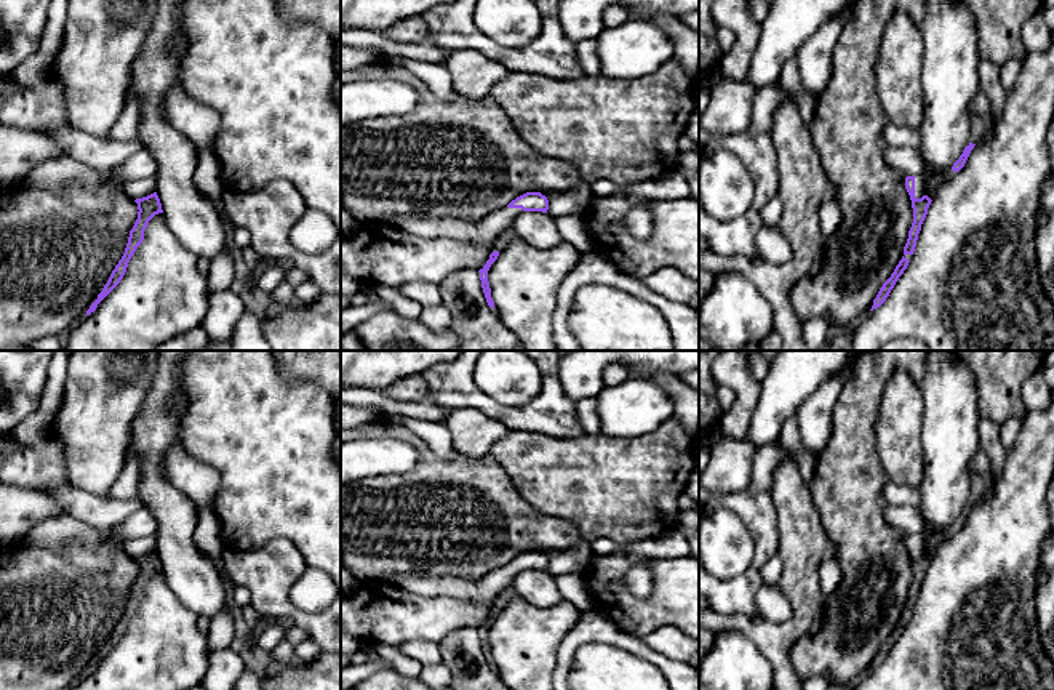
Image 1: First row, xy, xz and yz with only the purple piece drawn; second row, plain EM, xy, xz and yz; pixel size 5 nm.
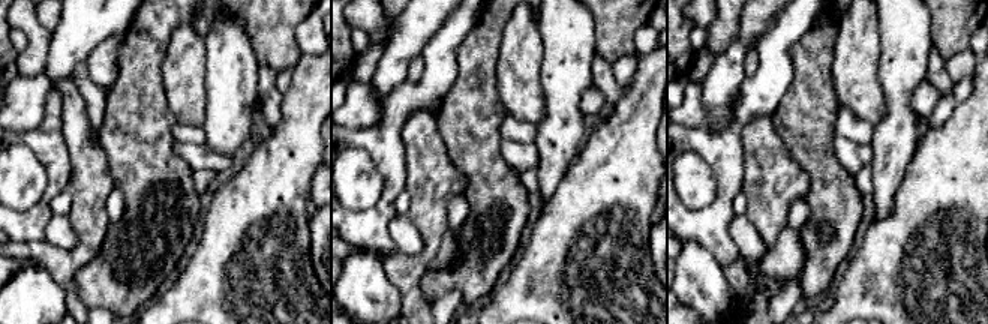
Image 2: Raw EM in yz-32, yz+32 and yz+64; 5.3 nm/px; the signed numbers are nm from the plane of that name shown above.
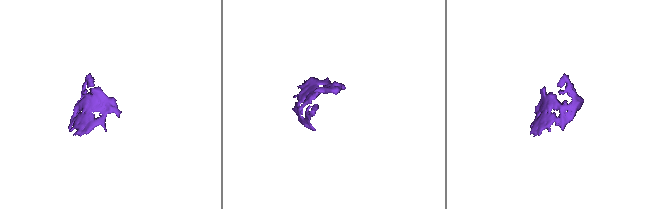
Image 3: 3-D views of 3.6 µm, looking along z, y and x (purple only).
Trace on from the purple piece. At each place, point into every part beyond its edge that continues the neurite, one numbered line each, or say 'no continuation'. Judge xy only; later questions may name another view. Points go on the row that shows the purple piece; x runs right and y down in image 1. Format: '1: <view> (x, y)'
1: xy (141, 188)

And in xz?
1: xz (479, 327)

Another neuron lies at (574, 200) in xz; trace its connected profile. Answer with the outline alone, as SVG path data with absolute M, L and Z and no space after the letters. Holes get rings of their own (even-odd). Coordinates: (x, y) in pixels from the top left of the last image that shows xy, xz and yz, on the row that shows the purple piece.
M579 179L574 186L560 192L541 192L549 200L547 213L552 218L561 218L568 215L582 216L592 200L590 184Z

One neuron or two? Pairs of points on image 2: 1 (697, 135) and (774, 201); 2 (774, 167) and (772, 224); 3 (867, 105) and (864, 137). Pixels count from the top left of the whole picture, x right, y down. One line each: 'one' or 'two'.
1: two
2: one
3: two

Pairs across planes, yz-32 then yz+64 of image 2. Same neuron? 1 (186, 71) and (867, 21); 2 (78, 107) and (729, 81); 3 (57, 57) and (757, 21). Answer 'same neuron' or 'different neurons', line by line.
1: same neuron
2: different neurons
3: same neuron

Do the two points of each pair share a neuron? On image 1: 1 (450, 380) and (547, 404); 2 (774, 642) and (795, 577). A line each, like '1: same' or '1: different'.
1: same
2: same

